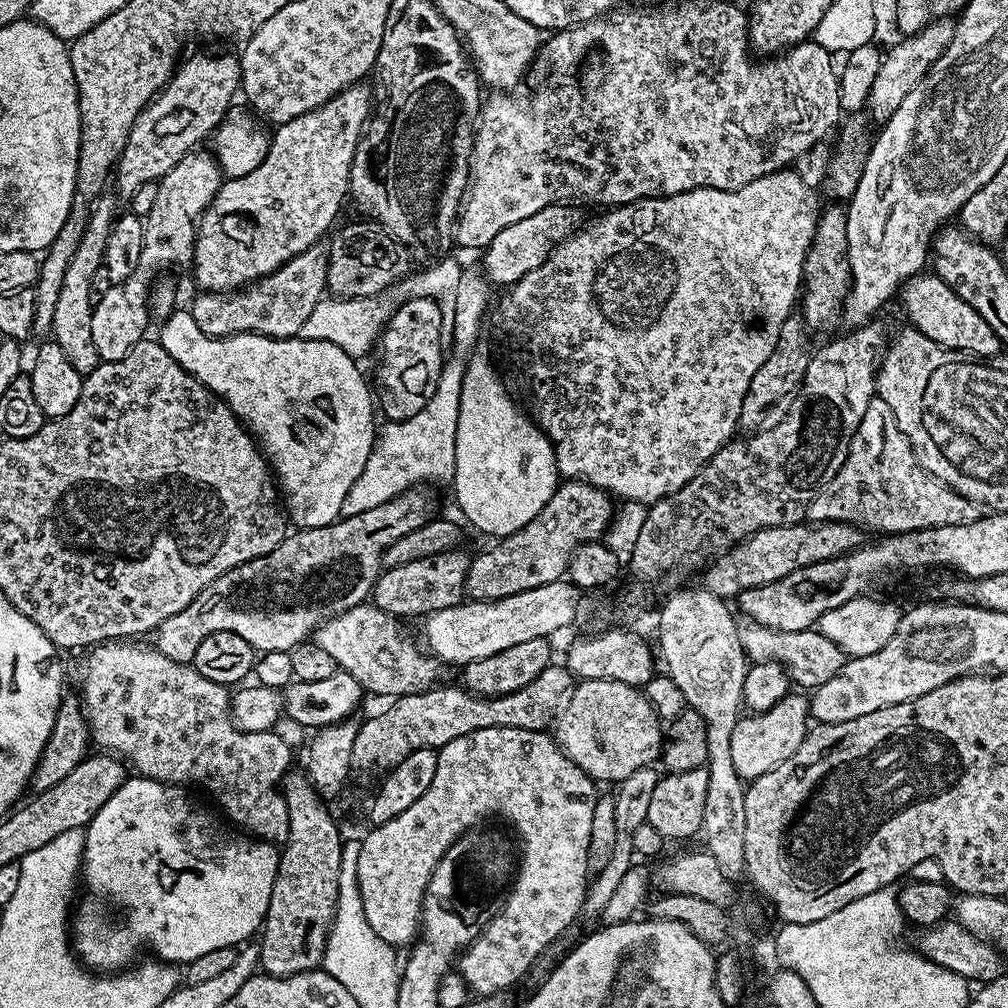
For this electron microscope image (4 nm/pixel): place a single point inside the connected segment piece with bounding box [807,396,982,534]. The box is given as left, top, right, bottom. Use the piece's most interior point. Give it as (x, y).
(881, 486)

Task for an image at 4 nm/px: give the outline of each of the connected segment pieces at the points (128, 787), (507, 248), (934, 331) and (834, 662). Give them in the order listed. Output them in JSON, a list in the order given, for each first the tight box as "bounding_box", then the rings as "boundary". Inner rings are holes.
[{"bounding_box":[70,774,280,974],"boundary":[[[139,774],[133,775],[125,780],[118,790],[114,790],[110,802],[106,802],[106,806],[102,806],[102,810],[98,810],[98,814],[94,814],[94,818],[84,829],[82,884],[83,887],[84,884],[88,887],[88,897],[81,902],[80,909],[78,909],[78,904],[71,917],[70,944],[79,963],[85,969],[96,974],[115,974],[127,969],[137,959],[135,956],[139,954],[140,948],[146,947],[147,944],[156,951],[153,953],[159,959],[177,966],[187,966],[194,958],[202,958],[202,954],[210,954],[210,950],[222,950],[223,948],[243,945],[247,941],[244,939],[263,925],[264,915],[270,906],[270,890],[274,890],[274,878],[278,874],[278,866],[280,865],[277,845],[266,840],[253,838],[248,834],[241,834],[231,827],[224,828],[225,821],[223,819],[220,819],[221,821],[215,820],[202,805],[195,804],[184,792],[187,791],[175,784],[163,784],[161,780],[150,780],[147,776]]]},{"bounding_box":[482,204,581,286],"boundary":[[[570,204],[546,206],[546,210],[538,210],[538,214],[530,214],[530,218],[522,218],[522,222],[514,222],[514,226],[506,226],[483,249],[484,265],[482,271],[493,285],[511,286],[518,283],[530,270],[538,270],[542,262],[563,240],[569,240],[572,233],[581,227],[579,207]],[[496,283],[496,284],[495,284]]]},{"bounding_box":[898,274,1002,358],"boundary":[[[917,274],[904,281],[898,292],[898,300],[904,303],[904,312],[908,315],[907,323],[917,328],[923,336],[944,348],[953,348],[955,352],[967,352],[969,356],[983,358],[1001,355],[1002,345],[998,335],[989,323],[964,302],[935,274]]]},{"bounding_box":[736,618,846,690],"boundary":[[[744,618],[736,625],[738,638],[742,642],[742,650],[748,655],[749,661],[763,662],[773,660],[775,664],[784,667],[784,671],[791,683],[800,688],[814,690],[822,684],[834,678],[845,666],[846,657],[844,651],[834,642],[821,635],[818,630],[807,632],[775,632],[761,624],[756,624],[750,619]]]}]

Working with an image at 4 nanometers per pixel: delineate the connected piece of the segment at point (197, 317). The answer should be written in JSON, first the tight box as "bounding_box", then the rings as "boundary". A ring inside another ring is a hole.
{"bounding_box":[190,243,328,340],"boundary":[[[323,243],[310,246],[302,254],[290,258],[278,270],[274,270],[269,276],[255,280],[253,284],[247,284],[234,292],[206,292],[201,291],[190,305],[190,311],[194,322],[198,322],[198,330],[207,336],[237,336],[243,332],[253,332],[259,336],[273,336],[279,340],[299,337],[302,325],[306,318],[310,318],[310,310],[318,306],[320,300],[325,299],[326,285],[328,283],[328,250]]]}

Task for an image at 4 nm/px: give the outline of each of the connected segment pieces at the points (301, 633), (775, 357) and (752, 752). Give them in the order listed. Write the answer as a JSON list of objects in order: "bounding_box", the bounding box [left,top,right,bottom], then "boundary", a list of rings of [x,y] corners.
[{"bounding_box":[151,486,433,664],"boundary":[[[417,486],[407,492],[398,494],[390,502],[382,502],[382,506],[374,506],[374,510],[362,510],[357,516],[337,518],[333,524],[325,528],[301,528],[285,535],[284,541],[270,554],[254,558],[210,582],[186,606],[186,610],[178,610],[171,618],[166,618],[151,633],[151,647],[156,648],[166,658],[179,664],[192,664],[198,646],[202,646],[202,638],[215,632],[233,632],[246,642],[257,653],[265,652],[291,652],[292,649],[305,643],[315,633],[321,624],[330,618],[350,610],[354,606],[365,603],[371,597],[372,588],[382,571],[384,552],[402,534],[410,534],[410,530],[418,530],[433,515],[432,508],[428,505],[428,496],[423,487]]]},{"bounding_box":[737,315,810,434],"boundary":[[[790,315],[786,318],[786,322],[782,322],[782,330],[778,334],[778,342],[774,350],[750,380],[750,387],[743,399],[737,425],[742,432],[745,431],[743,433],[755,434],[761,431],[766,410],[782,398],[787,399],[799,388],[810,355],[808,335],[810,335],[809,329],[799,315]]]},{"bounding_box":[730,694,809,782],"boundary":[[[795,694],[783,696],[770,710],[745,715],[736,721],[734,734],[730,734],[730,758],[734,760],[734,770],[745,782],[757,780],[762,774],[774,770],[774,766],[786,762],[786,758],[802,746],[809,727],[809,701]]]}]

